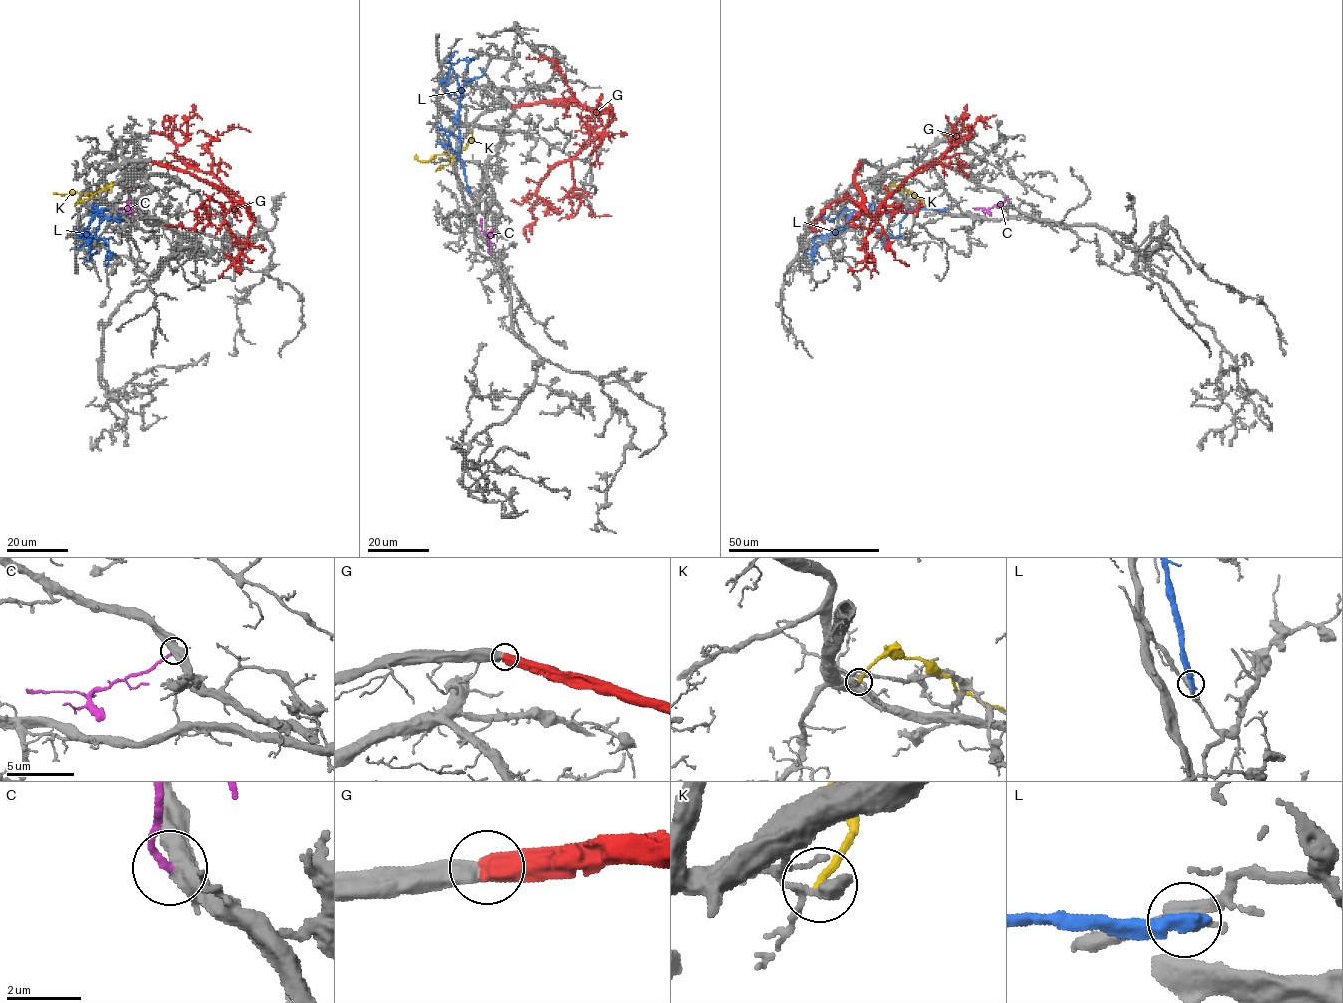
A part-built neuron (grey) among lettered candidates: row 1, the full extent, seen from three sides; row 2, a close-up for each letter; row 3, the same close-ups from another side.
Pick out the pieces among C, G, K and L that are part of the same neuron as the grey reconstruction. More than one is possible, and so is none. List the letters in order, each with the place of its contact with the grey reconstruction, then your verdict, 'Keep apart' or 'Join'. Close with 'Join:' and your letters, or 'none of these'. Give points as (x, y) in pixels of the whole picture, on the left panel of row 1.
C: Touches grey at (129, 199). Join
G: Touches grey at (151, 161). Join
K: Touches grey at (109, 191). Keep apart
L: Touches grey at (107, 209). Keep apart
Join: C, G

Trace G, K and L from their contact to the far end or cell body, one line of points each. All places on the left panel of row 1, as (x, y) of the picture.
G: (151, 161), (214, 183), (251, 216), (212, 174), (177, 155), (174, 123), (164, 121), (168, 116)
K: (109, 191), (111, 186), (92, 194), (54, 193)
L: (107, 209), (96, 211), (84, 229), (88, 236), (100, 238), (108, 247), (110, 258), (105, 266)

